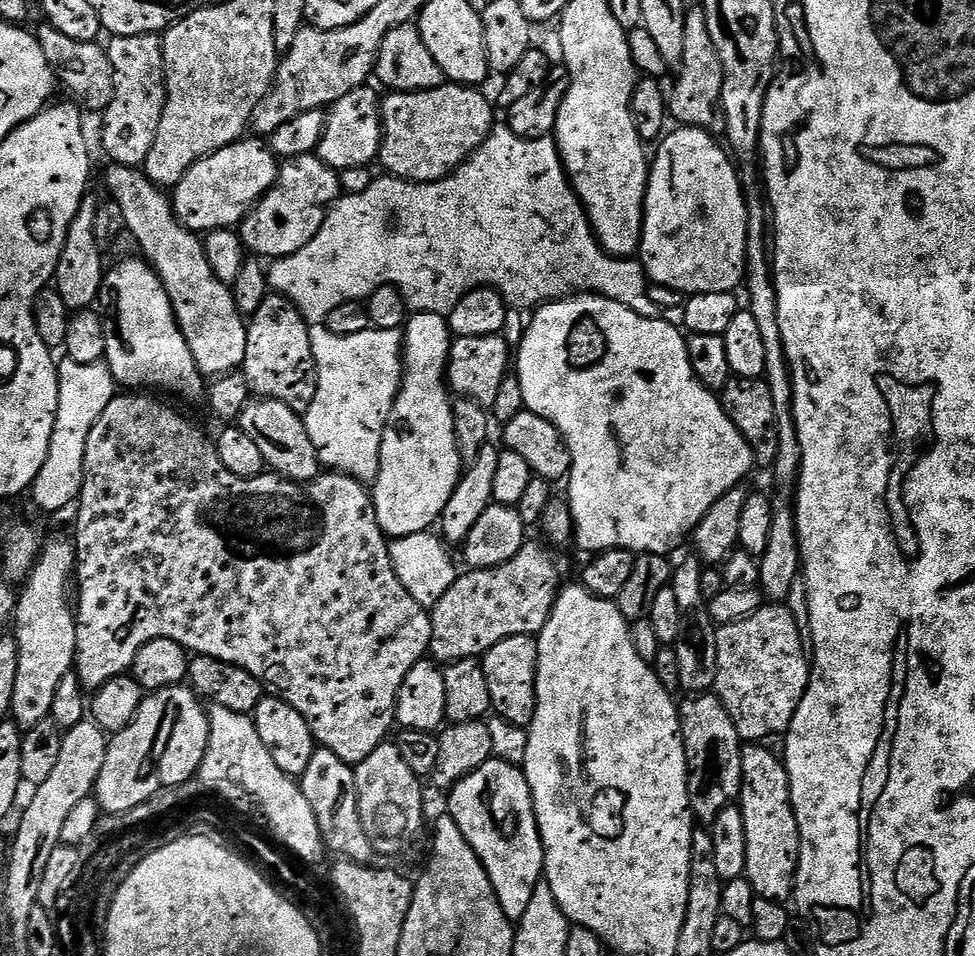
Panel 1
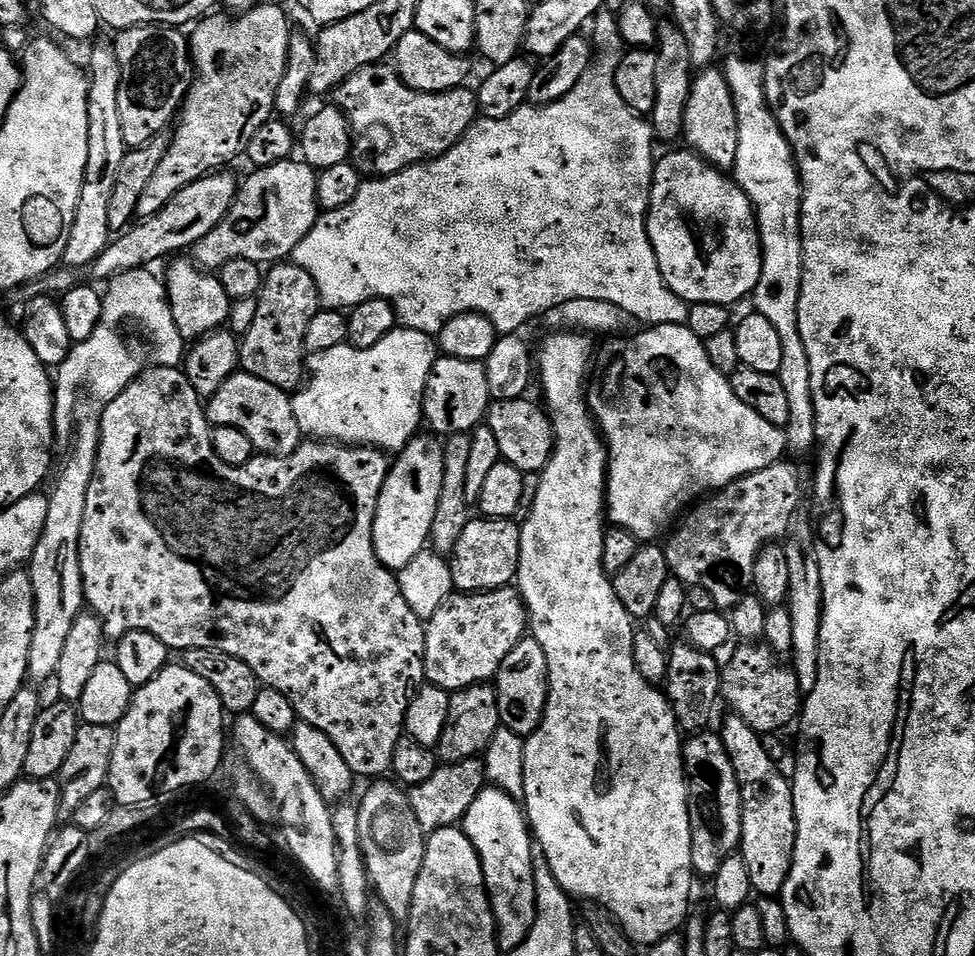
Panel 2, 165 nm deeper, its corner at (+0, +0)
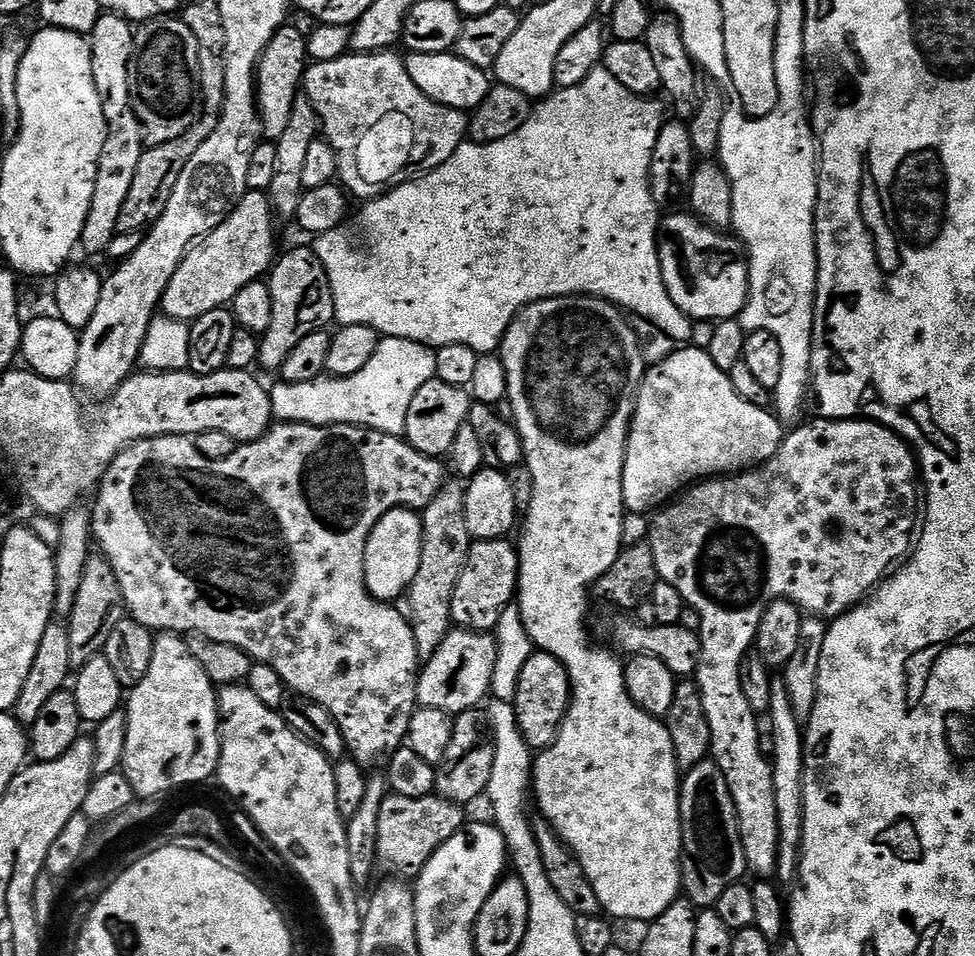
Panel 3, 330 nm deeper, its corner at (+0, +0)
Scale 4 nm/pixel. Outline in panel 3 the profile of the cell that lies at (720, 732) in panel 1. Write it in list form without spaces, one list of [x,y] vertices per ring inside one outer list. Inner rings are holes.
[[[709,758],[683,773],[680,786],[680,821],[684,850],[680,854],[682,892],[700,910],[711,909],[748,872],[742,850],[740,823],[726,778],[715,760]]]

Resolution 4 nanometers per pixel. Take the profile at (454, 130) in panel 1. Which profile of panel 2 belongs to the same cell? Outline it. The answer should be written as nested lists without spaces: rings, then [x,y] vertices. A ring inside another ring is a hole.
[[[388,66],[358,70],[336,89],[334,99],[335,107],[344,113],[352,129],[351,163],[368,178],[393,176],[418,164],[435,161],[447,154],[478,120],[476,92],[473,89],[461,86],[453,92],[416,92],[413,88],[406,88],[400,77]]]

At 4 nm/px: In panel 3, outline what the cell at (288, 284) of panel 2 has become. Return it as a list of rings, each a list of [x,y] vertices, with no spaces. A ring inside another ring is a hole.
[[[311,247],[296,248],[283,256],[284,253],[273,263],[266,280],[272,303],[272,321],[260,340],[258,361],[259,367],[272,374],[279,373],[282,362],[290,358],[290,350],[294,350],[302,338],[311,332],[327,329],[327,324],[331,325],[336,318],[330,282],[315,251]]]

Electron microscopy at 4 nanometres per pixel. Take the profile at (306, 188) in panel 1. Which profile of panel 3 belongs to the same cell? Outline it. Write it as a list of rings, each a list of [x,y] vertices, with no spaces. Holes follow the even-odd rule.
[[[251,190],[245,192],[244,197],[232,209],[232,213],[210,235],[189,248],[188,253],[184,255],[184,260],[178,266],[178,270],[174,270],[174,278],[170,278],[164,291],[163,315],[168,316],[171,320],[183,322],[197,320],[214,310],[231,305],[232,299],[244,286],[261,279],[271,269],[278,256],[276,228],[272,225],[272,220],[274,221],[274,209],[269,197],[262,192]]]

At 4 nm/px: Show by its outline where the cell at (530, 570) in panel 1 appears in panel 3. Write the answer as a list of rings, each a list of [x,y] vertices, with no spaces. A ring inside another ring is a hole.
[[[449,631],[442,646],[438,646],[436,653],[427,657],[426,663],[419,669],[416,682],[417,705],[421,708],[442,710],[449,714],[468,712],[483,705],[490,692],[495,654],[496,642],[489,633]]]

